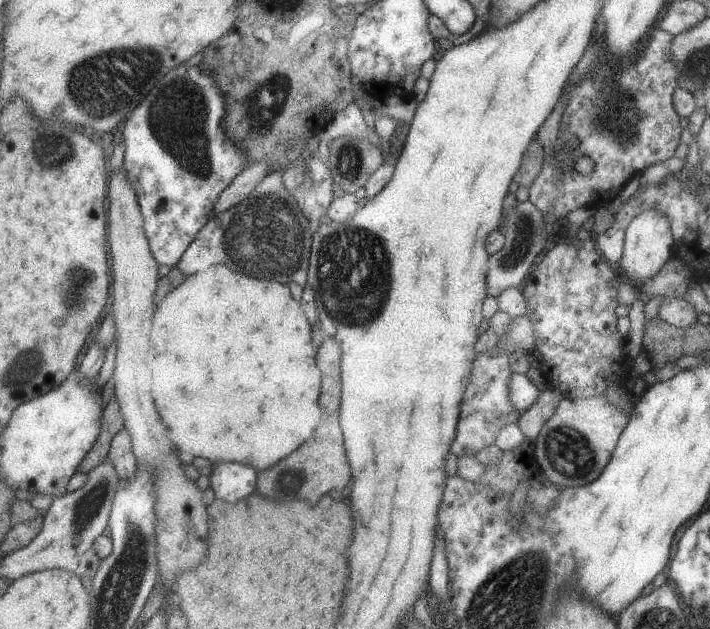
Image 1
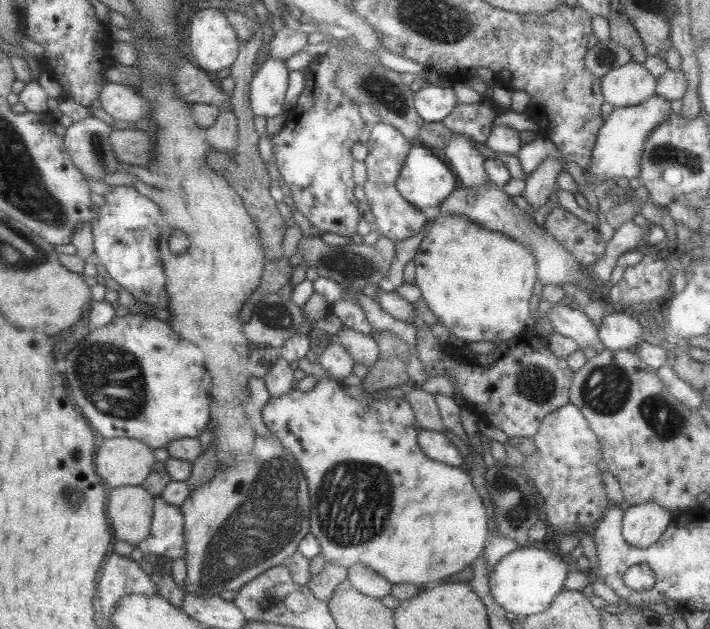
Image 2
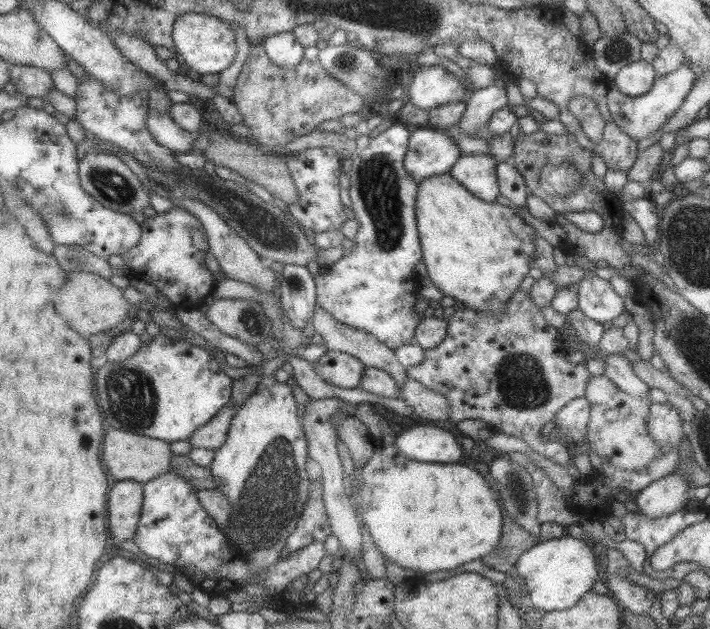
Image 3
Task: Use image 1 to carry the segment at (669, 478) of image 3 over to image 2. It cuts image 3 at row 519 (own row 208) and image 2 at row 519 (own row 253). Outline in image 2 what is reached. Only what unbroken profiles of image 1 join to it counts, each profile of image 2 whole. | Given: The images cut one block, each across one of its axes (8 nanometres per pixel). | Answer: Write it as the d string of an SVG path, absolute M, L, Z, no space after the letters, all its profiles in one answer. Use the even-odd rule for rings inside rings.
M652 501L625 506L621 522L622 536L632 546L648 548L664 534L673 515L671 510Z

